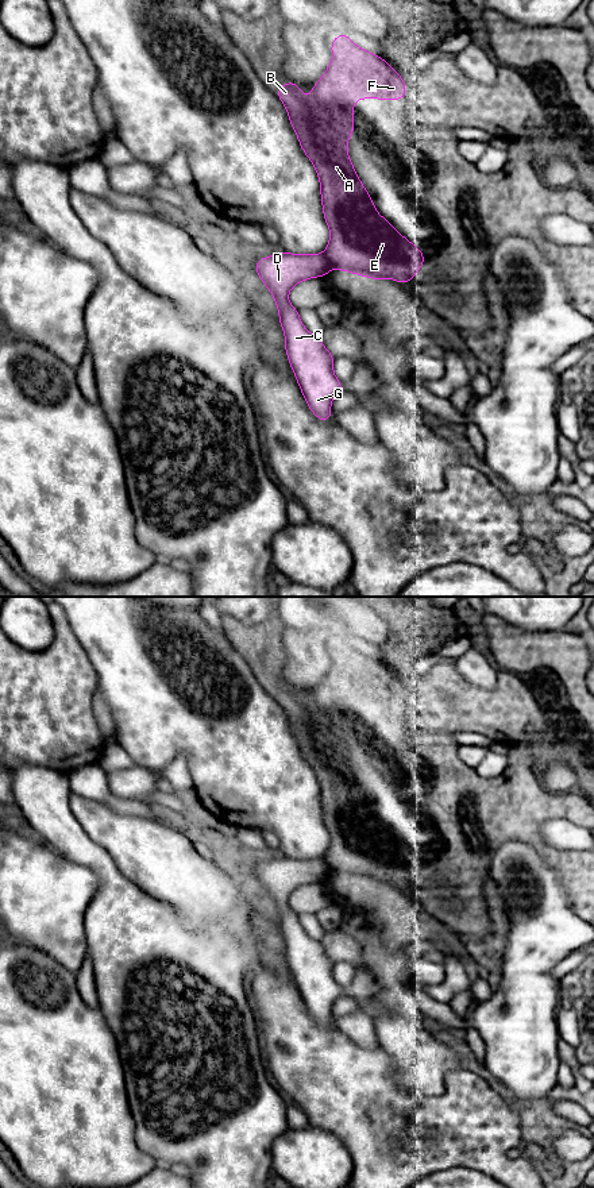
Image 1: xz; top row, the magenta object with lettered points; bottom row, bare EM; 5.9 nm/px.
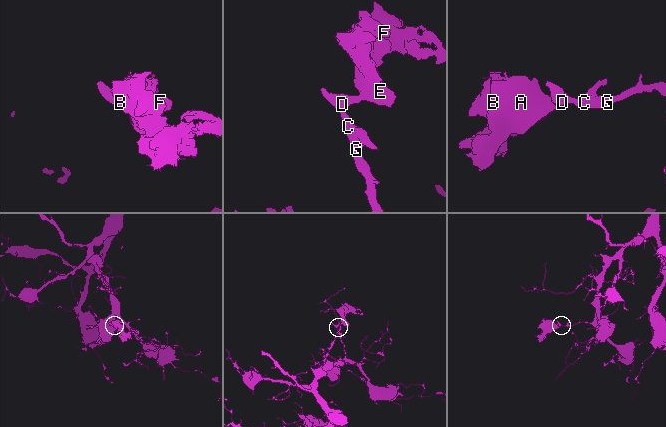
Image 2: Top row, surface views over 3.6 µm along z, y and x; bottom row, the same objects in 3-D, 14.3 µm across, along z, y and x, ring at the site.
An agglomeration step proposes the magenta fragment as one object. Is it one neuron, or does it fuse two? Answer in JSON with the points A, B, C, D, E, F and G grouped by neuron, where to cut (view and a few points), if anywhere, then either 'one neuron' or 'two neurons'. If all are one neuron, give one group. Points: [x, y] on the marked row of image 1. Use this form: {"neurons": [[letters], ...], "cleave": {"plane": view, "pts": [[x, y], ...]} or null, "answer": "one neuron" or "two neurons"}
{"neurons": [["A", "B", "E", "F"], ["C", "D", "G"]], "cleave": {"plane": "xz", "pts": [[323, 254], [331, 267]]}, "answer": "two neurons"}

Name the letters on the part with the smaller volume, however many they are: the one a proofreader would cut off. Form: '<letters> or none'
A, B, E, F

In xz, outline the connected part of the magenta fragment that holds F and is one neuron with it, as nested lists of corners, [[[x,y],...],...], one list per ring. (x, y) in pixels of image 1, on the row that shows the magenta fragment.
[[[338,34],[329,47],[332,61],[321,78],[310,86],[312,96],[301,94],[300,85],[293,81],[282,84],[277,90],[301,150],[313,163],[320,180],[323,216],[331,234],[324,256],[331,269],[377,281],[389,278],[408,284],[427,256],[375,211],[373,197],[359,180],[347,150],[348,138],[355,132],[354,101],[367,97],[405,100],[408,86],[382,57],[360,49],[351,42],[350,35]]]

